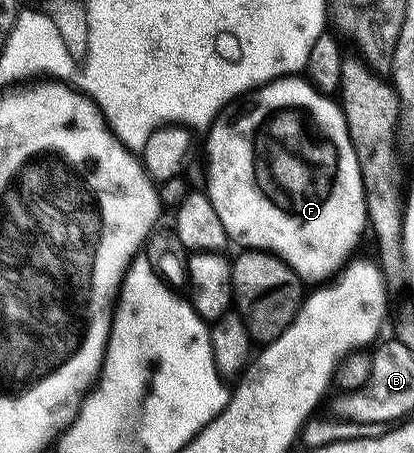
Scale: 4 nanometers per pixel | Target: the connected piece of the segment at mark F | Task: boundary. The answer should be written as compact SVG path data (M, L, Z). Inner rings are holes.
M283 77L274 79L262 87L241 96L230 104L208 128L210 136L206 139L206 187L204 193L212 201L220 222L224 224L227 240L239 243L239 248L253 249L277 255L290 266L303 281L326 281L342 270L344 264L355 254L362 234L368 231L365 207L364 185L361 184L360 165L357 164L356 150L349 139L348 125L342 115L342 108L329 95L314 88L314 84L302 77Z

